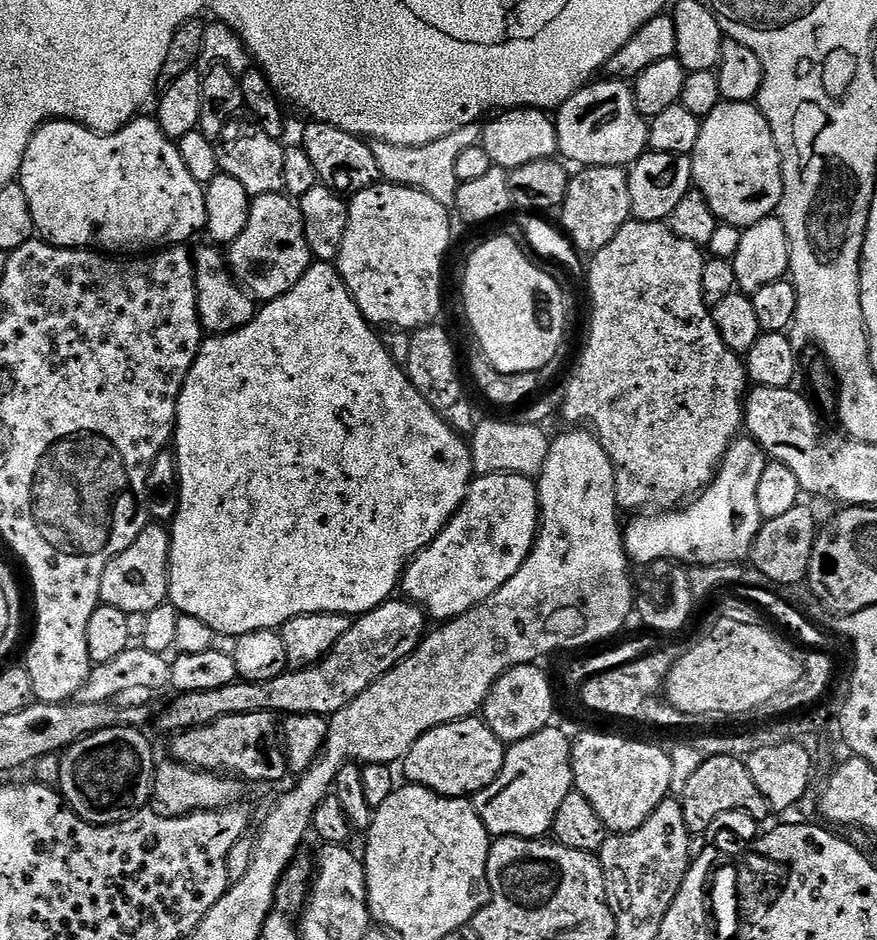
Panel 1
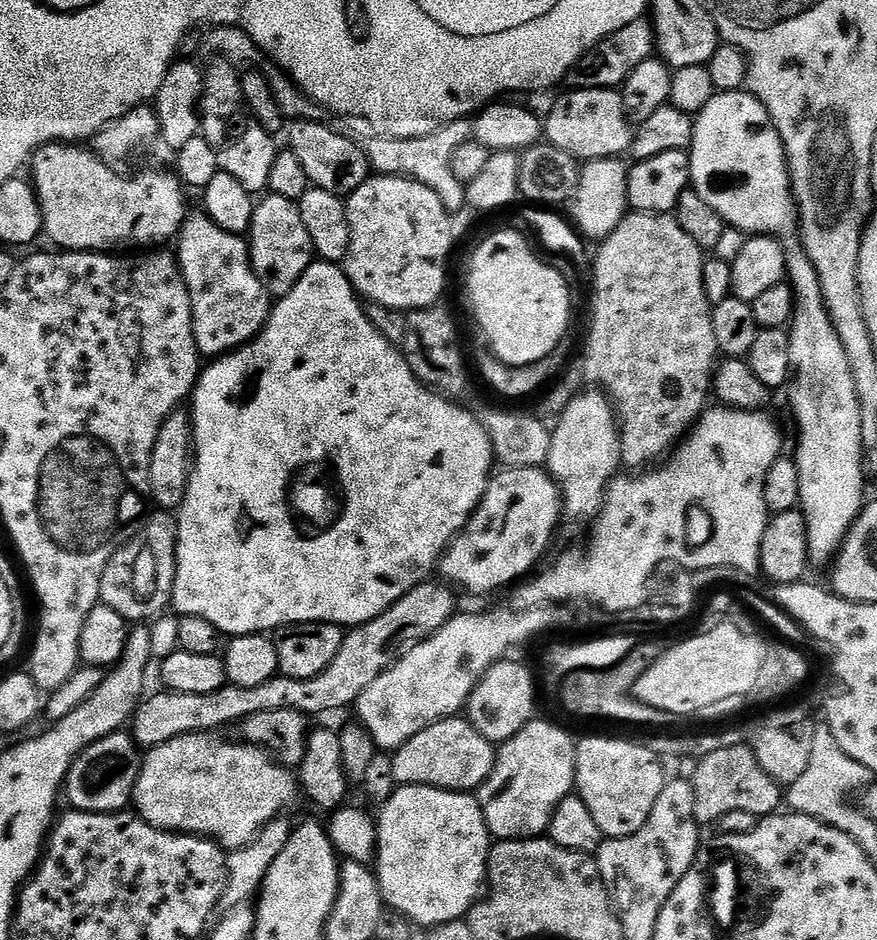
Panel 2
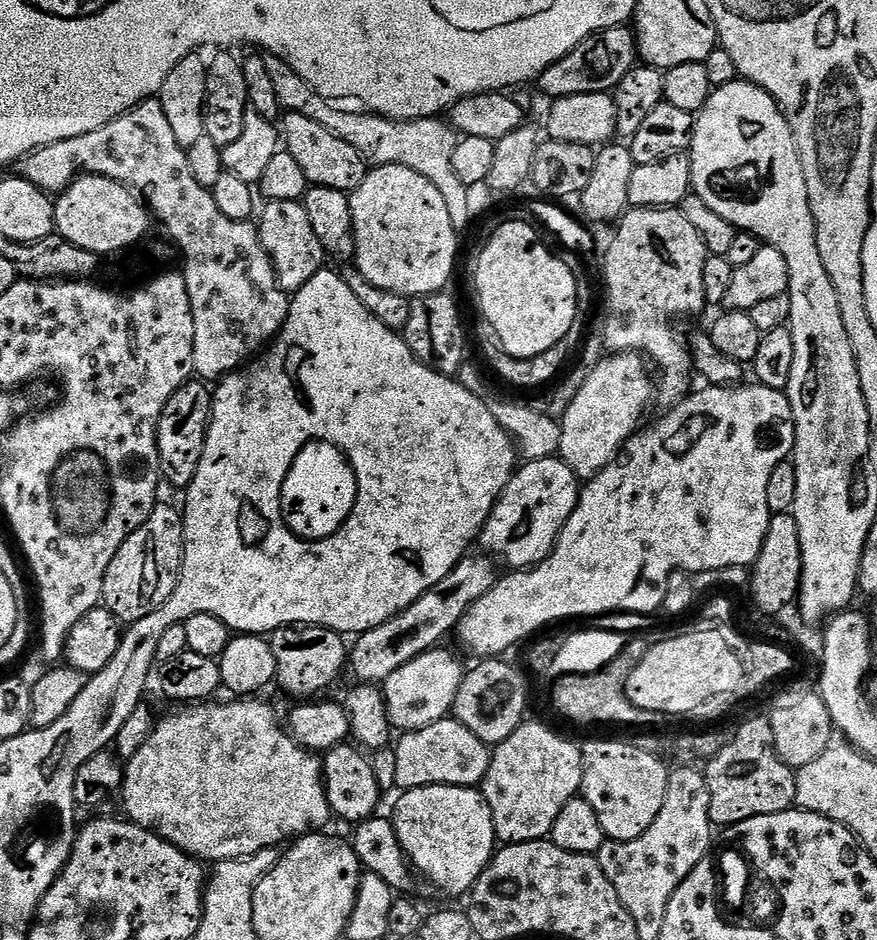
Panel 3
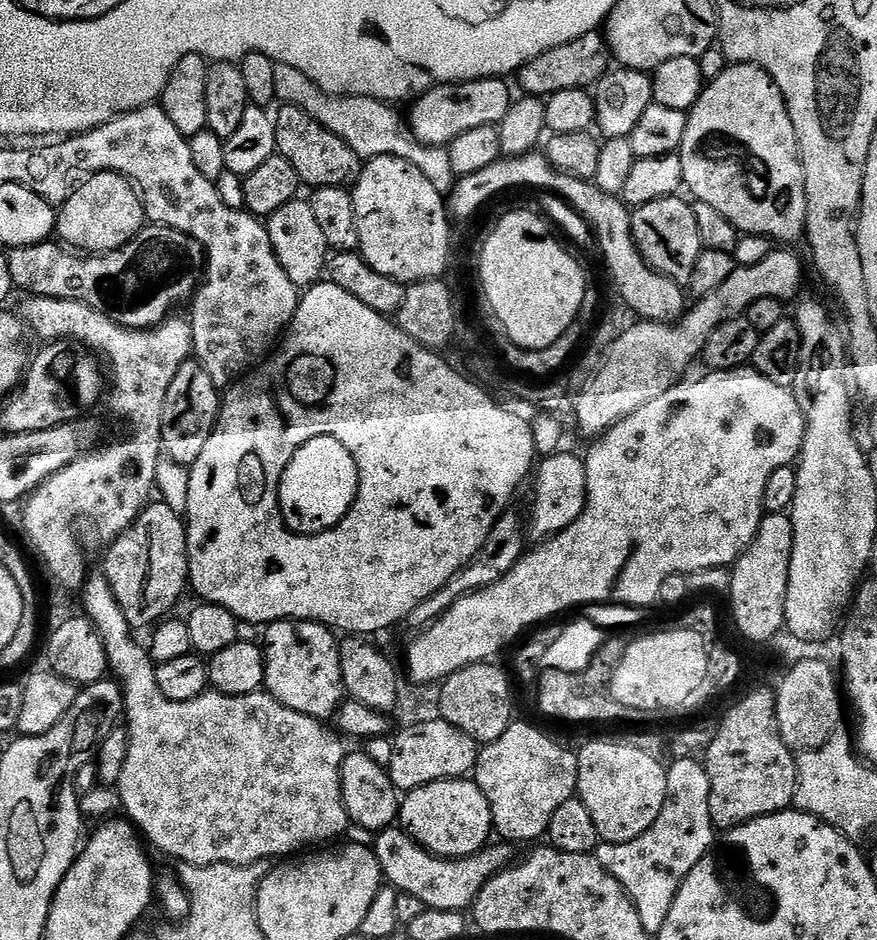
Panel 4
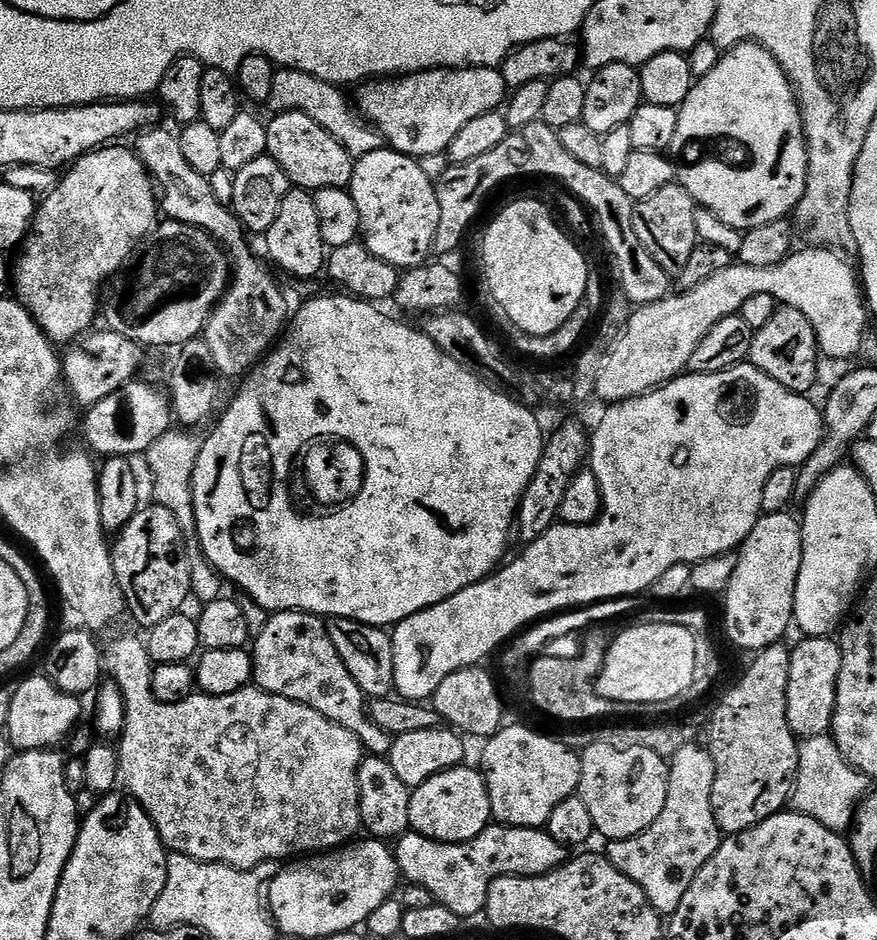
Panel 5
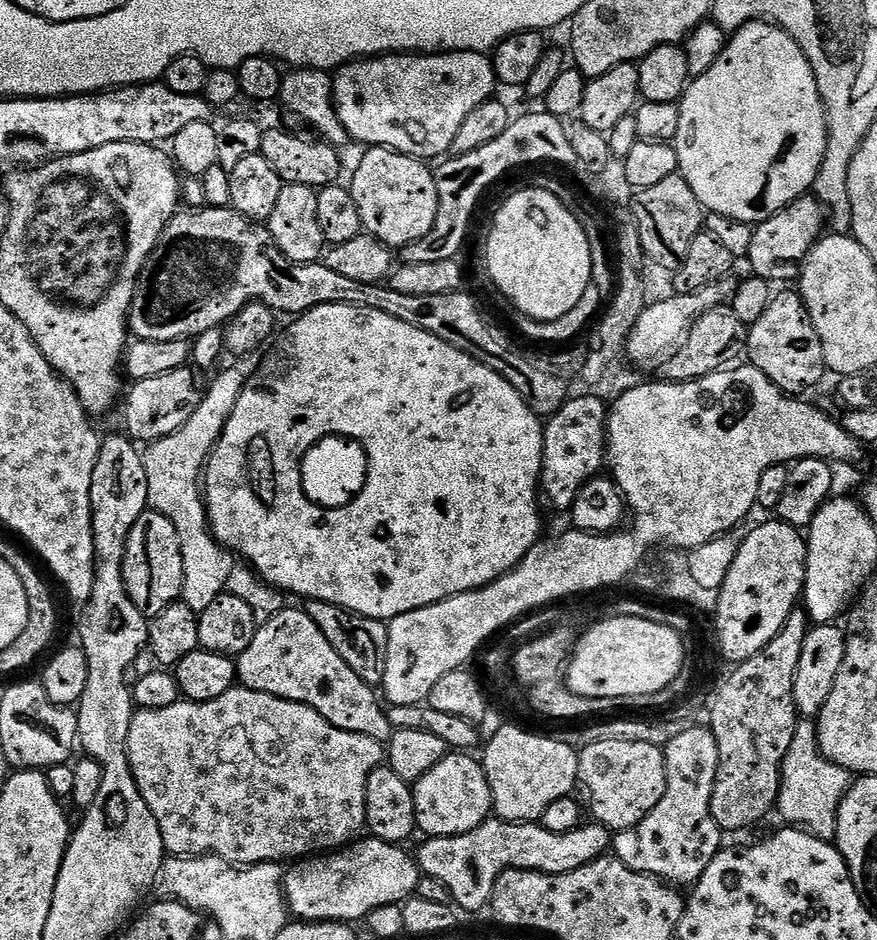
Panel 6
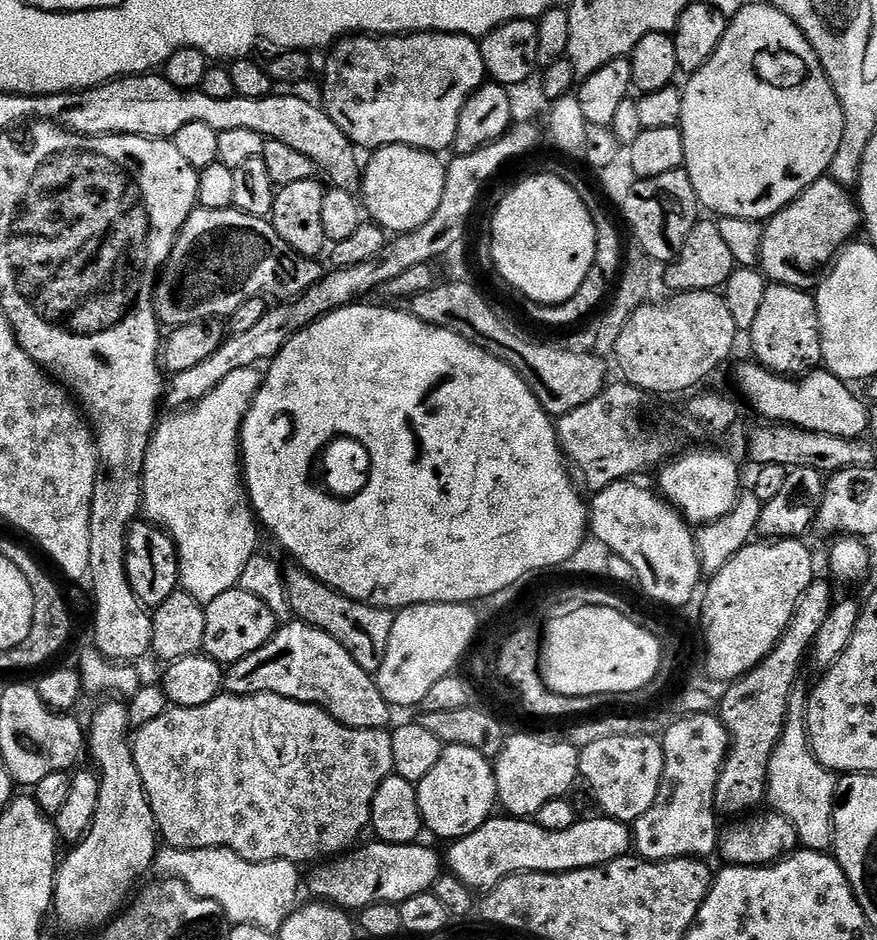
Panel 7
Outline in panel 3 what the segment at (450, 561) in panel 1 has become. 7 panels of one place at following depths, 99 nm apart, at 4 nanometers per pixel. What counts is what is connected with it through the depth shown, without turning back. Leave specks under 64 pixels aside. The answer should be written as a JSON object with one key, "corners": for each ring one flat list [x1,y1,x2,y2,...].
{"corners":[[559,455,521,463,502,490,481,529,478,544,487,555,512,570,527,570,552,553,552,547,580,501,582,481]]}

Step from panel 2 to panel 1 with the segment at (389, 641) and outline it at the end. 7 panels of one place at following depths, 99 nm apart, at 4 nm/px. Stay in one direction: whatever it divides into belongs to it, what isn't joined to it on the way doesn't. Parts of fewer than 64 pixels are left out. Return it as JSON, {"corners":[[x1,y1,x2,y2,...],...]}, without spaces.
{"corners":[[387,600,365,616,355,617,350,630,346,630,346,634,338,638,332,652,321,658,319,664,289,670,278,678,270,678,270,682,240,680,230,686,222,686,219,690,177,695,173,704,168,704,161,710,160,728,164,732,175,734,191,728,201,728,210,722,218,722,218,718,255,712,284,712,285,717,318,714,331,718,338,710,354,702,354,698,358,698,362,690,378,682,378,678,382,678,412,654,426,635,424,620,426,621,424,609,413,604,411,600]]}

